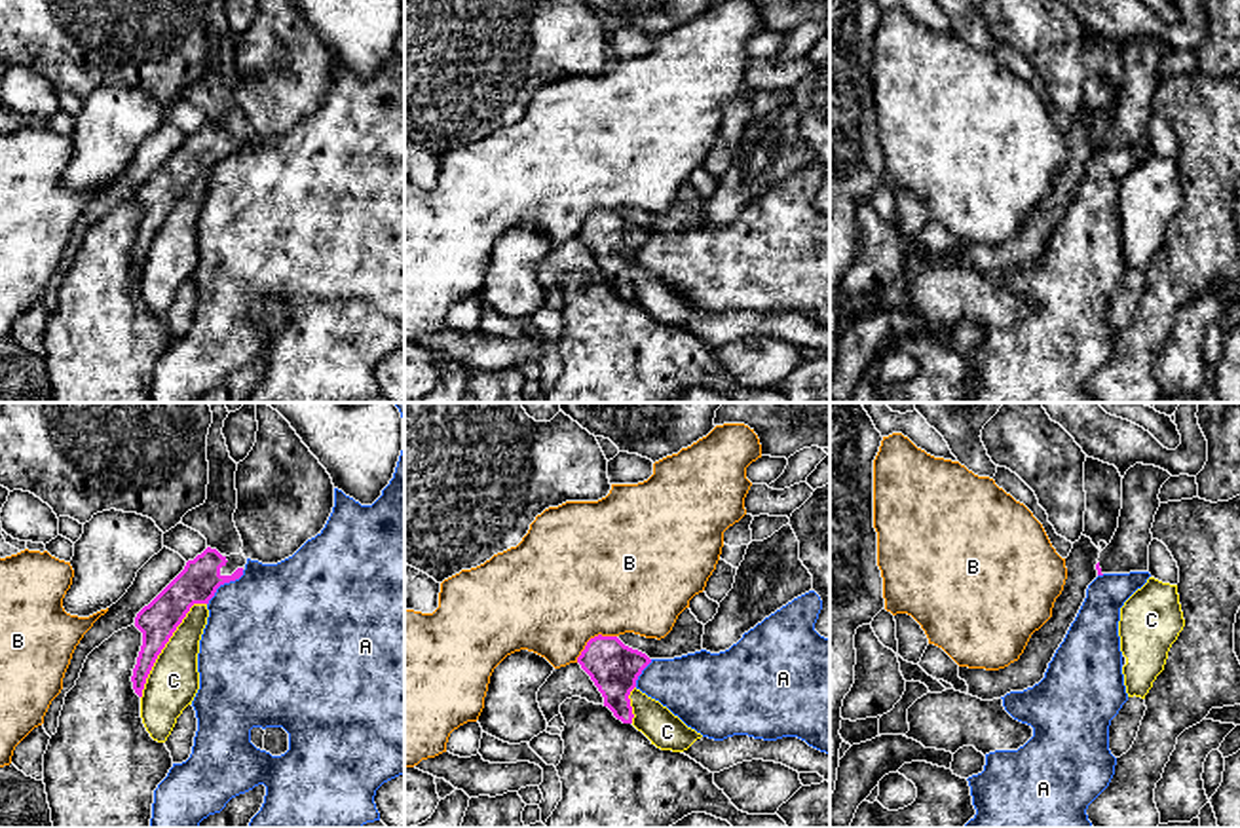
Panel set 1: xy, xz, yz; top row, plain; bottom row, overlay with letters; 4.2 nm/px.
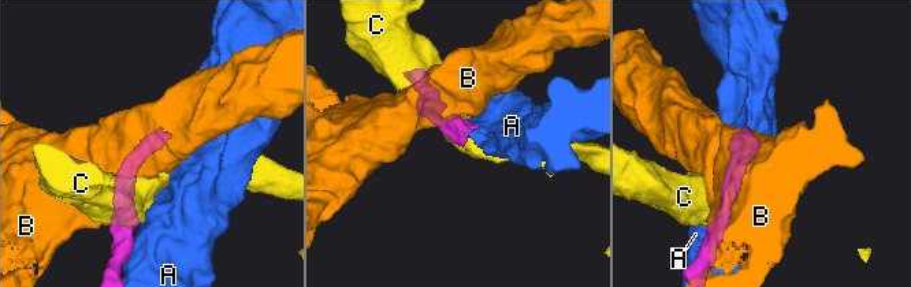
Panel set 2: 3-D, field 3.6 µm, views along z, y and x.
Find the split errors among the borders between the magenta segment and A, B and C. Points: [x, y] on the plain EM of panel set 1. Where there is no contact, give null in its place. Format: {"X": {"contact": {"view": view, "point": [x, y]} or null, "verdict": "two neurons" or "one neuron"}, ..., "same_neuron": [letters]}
{"A": {"contact": {"view": "xy", "point": [223, 158]}, "verdict": "two neurons"}, "B": {"contact": {"view": "xz", "point": [591, 213]}, "verdict": "two neurons"}, "C": {"contact": {"view": "xy", "point": [164, 221]}, "verdict": "two neurons"}, "same_neuron": []}

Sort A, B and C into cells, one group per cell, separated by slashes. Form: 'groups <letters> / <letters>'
groups A / B / C

